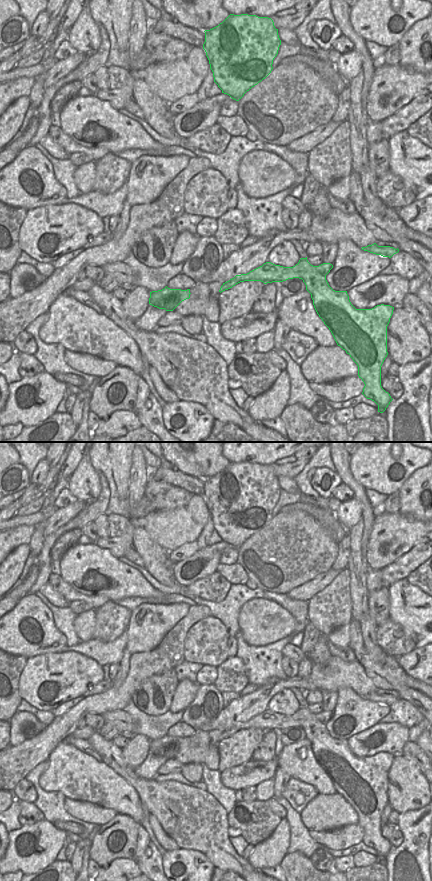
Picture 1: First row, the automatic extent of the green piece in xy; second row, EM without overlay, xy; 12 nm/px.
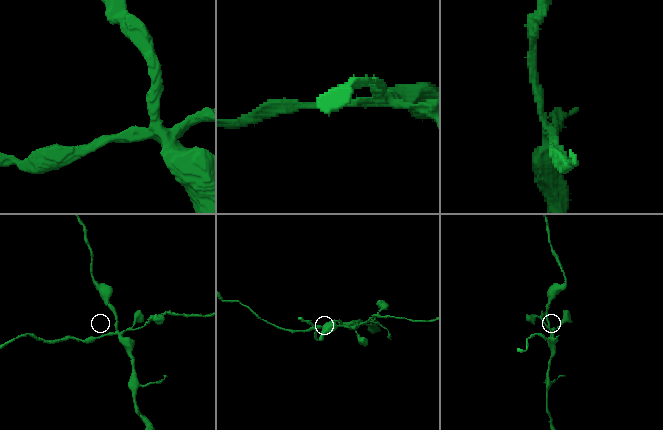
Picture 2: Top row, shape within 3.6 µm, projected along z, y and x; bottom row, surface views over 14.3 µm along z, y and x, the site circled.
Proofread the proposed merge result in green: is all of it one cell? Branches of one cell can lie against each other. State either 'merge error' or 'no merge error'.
merge error

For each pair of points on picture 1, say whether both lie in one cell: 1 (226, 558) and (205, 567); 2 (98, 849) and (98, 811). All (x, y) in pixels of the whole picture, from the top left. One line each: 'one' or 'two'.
1: two
2: two

